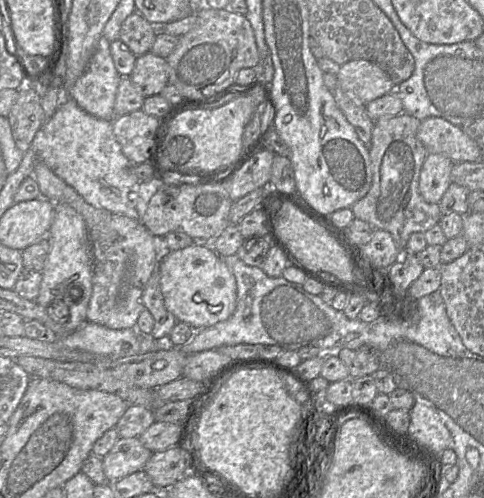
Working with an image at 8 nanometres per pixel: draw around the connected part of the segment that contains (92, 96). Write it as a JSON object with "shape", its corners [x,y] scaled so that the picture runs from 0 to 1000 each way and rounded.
{"shape":[[[213,70],[182,135],[145,181],[145,195],[190,233],[233,243],[236,209],[250,159],[227,104],[227,88]]]}

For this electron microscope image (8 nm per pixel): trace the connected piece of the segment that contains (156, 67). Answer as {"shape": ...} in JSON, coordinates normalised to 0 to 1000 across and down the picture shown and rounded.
{"shape":[[[306,104],[283,112],[269,159],[302,197],[331,189],[347,171],[347,147],[343,118]]]}

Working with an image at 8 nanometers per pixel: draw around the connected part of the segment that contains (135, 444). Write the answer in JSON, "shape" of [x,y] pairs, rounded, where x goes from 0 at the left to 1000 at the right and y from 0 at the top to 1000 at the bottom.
{"shape":[[[285,878],[246,880],[211,920],[221,966],[240,968],[273,950],[295,944],[314,912]]]}

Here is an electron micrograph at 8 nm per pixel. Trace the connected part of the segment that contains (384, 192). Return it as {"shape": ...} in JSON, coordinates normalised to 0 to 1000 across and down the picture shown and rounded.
{"shape":[[[839,225],[773,243],[760,295],[771,351],[767,378],[725,416],[731,438],[758,446],[775,462],[804,466],[831,508],[851,468],[880,466],[913,436],[907,412],[880,406],[866,386],[868,343],[884,309],[862,275],[868,247],[870,241]]]}

